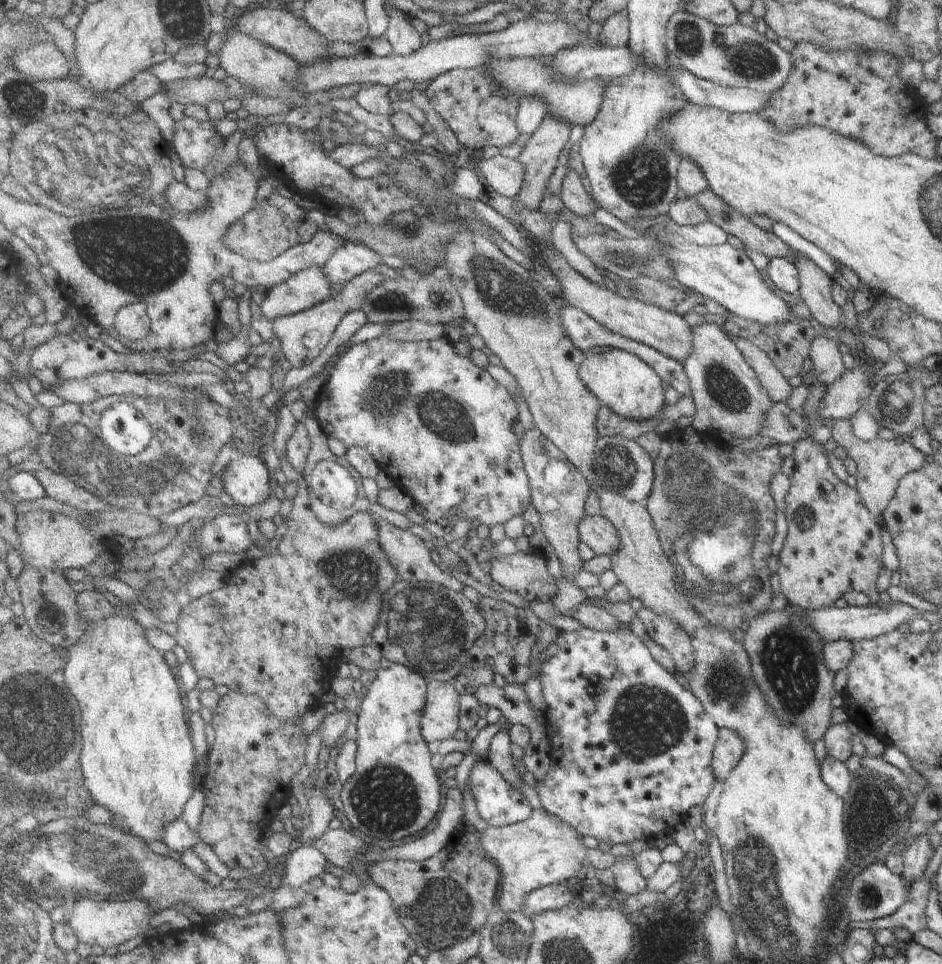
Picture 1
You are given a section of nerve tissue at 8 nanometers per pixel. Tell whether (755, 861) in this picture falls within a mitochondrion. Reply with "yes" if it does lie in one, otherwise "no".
yes

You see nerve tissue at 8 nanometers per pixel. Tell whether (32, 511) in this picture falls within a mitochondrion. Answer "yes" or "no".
no

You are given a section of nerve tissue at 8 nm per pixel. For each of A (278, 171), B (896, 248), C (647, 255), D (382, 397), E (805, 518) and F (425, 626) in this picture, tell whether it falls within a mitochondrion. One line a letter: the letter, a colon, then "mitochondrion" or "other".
A: other
B: other
C: mitochondrion
D: mitochondrion
E: mitochondrion
F: mitochondrion

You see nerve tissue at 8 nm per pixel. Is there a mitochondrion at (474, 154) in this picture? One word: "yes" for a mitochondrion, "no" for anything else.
no

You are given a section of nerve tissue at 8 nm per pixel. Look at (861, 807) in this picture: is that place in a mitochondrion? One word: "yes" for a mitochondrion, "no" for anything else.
no

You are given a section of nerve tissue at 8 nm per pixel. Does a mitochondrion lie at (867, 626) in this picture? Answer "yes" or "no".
no

